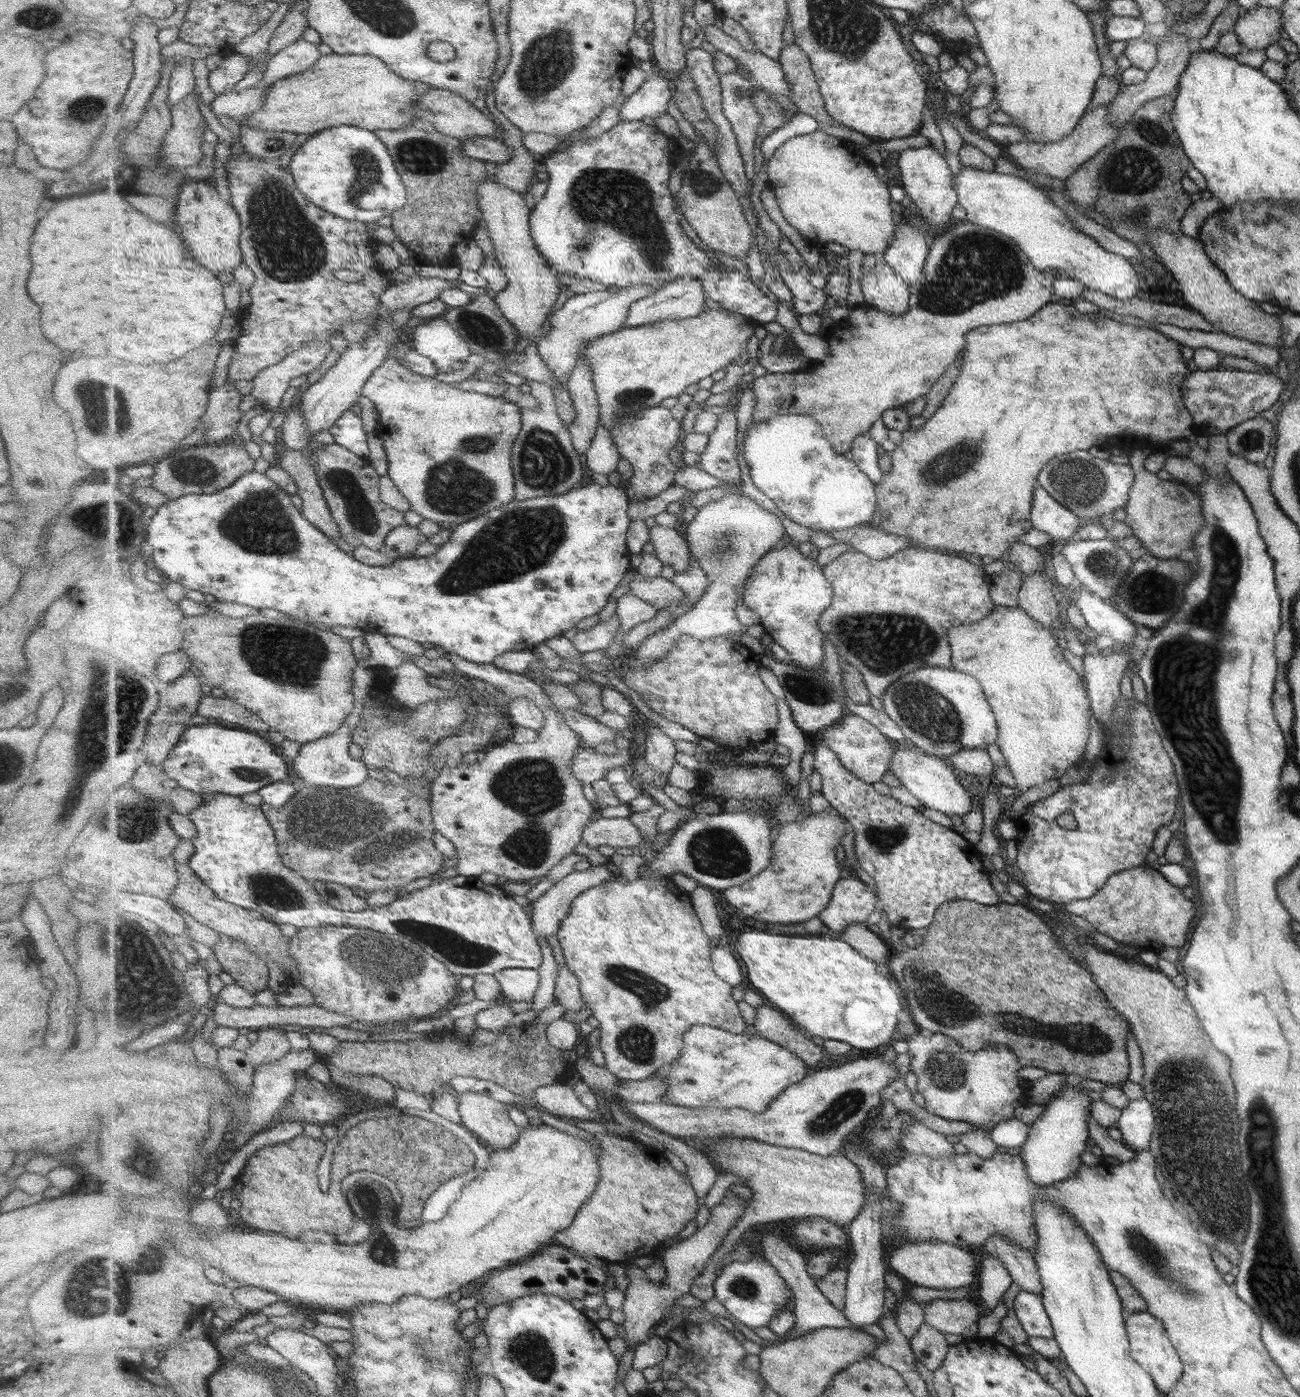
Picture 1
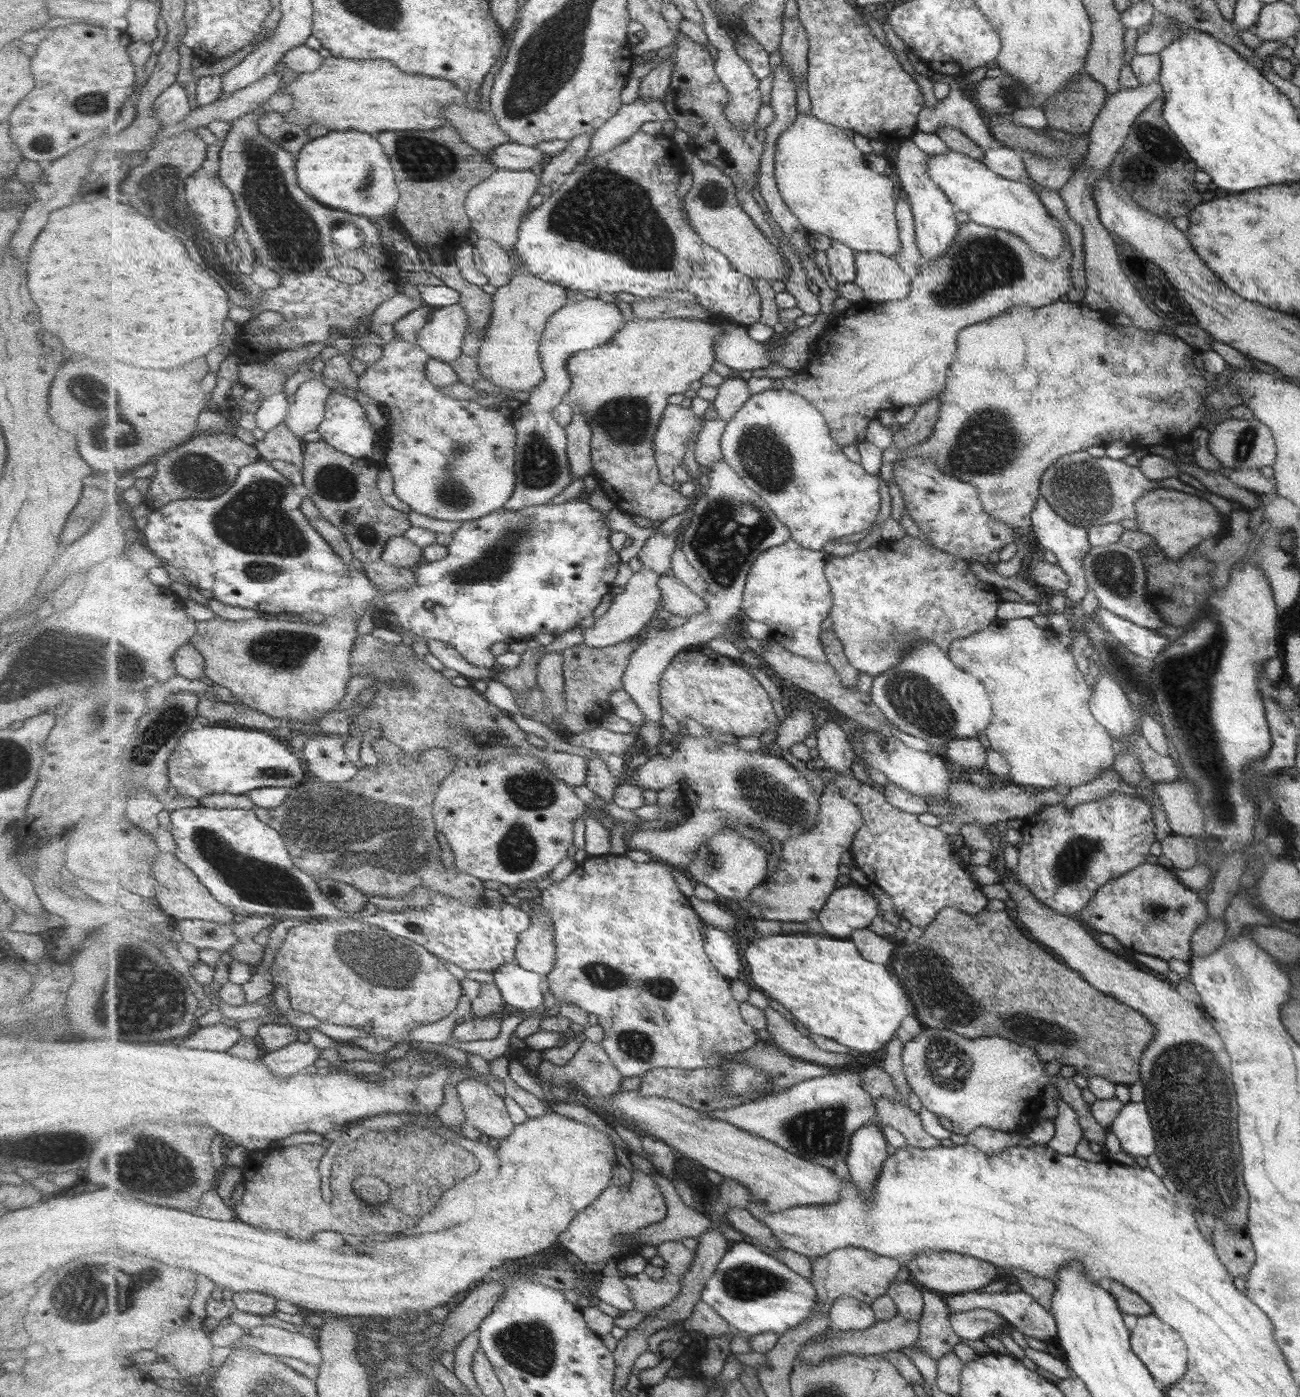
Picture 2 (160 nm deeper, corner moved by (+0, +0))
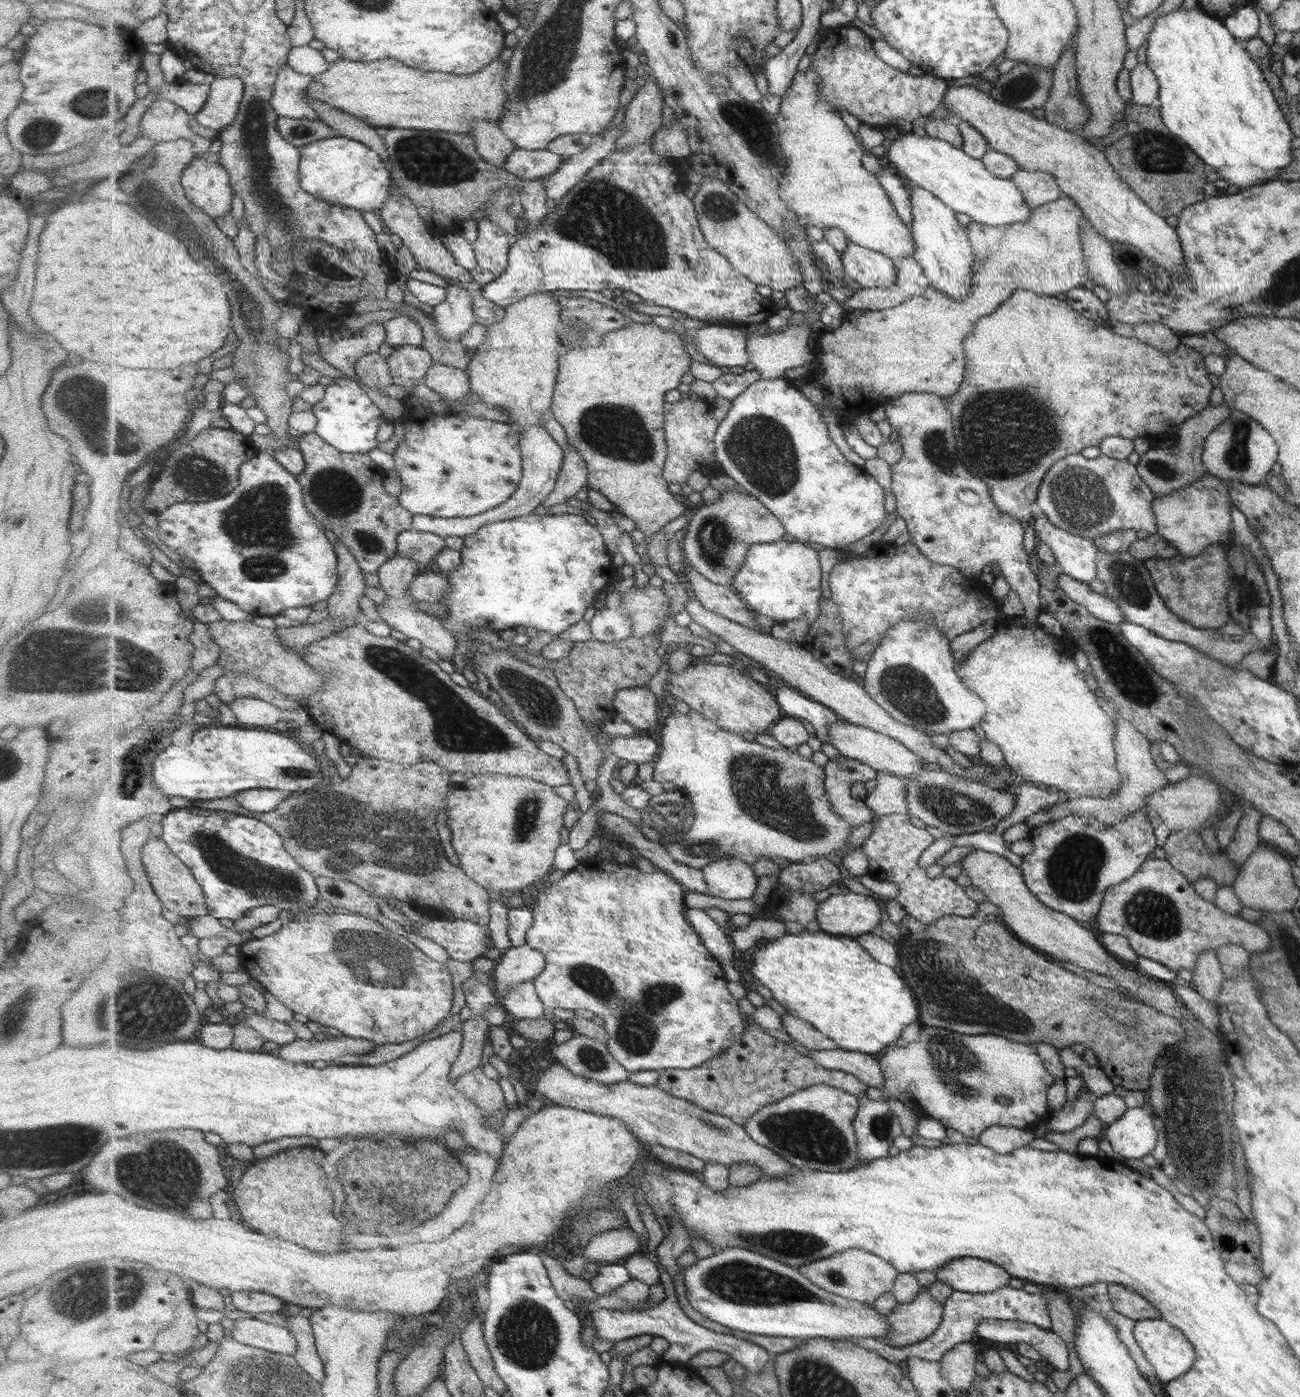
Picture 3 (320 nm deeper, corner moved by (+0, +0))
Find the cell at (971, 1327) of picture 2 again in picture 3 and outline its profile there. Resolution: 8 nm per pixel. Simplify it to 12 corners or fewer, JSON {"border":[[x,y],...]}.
{"border":[[982,1320],[975,1336],[1029,1345],[1055,1373],[1068,1369],[1067,1345],[1028,1322]]}

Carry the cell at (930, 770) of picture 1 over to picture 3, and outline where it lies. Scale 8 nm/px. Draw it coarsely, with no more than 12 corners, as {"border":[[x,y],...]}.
{"border":[[841,721],[829,726],[840,755],[910,779],[925,762],[897,740]]}

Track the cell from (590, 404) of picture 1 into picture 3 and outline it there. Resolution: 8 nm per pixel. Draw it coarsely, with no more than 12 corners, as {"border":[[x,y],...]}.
{"border":[[574,446],[542,506],[563,504],[588,484],[588,466]]}

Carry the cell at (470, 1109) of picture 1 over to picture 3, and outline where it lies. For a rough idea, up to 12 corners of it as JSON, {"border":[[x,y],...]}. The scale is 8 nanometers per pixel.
{"border":[[481,1067],[462,1074],[456,1086],[488,1118],[503,1110],[499,1082]]}

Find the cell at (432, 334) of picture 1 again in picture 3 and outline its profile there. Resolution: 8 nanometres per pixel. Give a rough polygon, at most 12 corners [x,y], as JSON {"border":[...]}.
{"border":[[447,285],[434,308],[440,335],[459,341],[476,324],[473,293]]}

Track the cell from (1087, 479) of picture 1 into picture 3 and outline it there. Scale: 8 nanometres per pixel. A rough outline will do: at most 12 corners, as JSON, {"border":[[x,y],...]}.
{"border":[[1126,459],[1050,466],[1035,510],[1092,541],[1155,535],[1154,495]]}

